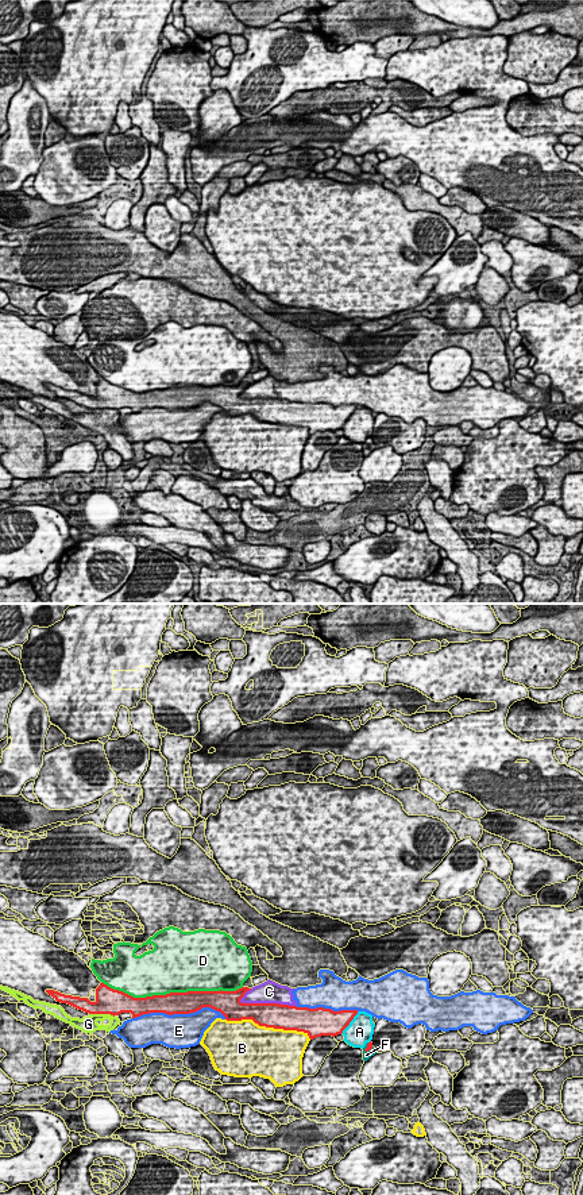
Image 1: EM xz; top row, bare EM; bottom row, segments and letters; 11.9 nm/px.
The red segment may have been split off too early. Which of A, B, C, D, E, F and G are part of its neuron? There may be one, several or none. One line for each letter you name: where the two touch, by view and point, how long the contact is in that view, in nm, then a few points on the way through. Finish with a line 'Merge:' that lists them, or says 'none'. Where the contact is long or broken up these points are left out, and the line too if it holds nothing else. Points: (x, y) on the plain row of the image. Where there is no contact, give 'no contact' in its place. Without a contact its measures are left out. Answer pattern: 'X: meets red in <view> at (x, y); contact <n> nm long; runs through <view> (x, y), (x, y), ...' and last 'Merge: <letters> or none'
F: meets red in xz at (366, 443); contact 130 nm long; runs through xz (370, 439), (366, 443), (366, 450)
Merge: F

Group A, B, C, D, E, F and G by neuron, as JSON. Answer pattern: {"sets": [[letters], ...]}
{"sets": [["A"], ["B"], ["C", "E"], ["D"], ["F"], ["G"]]}

